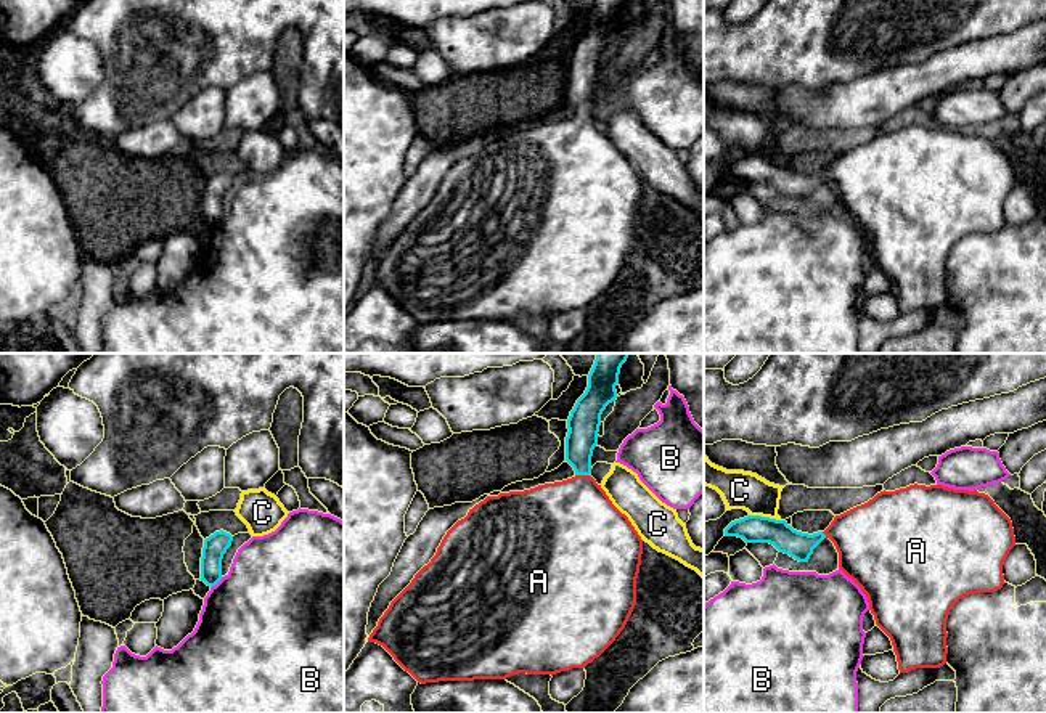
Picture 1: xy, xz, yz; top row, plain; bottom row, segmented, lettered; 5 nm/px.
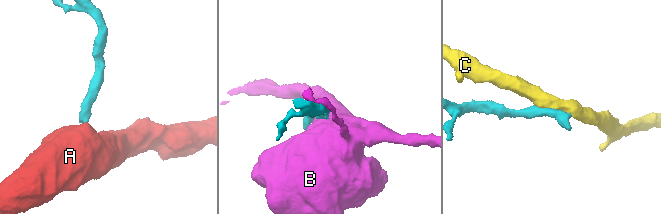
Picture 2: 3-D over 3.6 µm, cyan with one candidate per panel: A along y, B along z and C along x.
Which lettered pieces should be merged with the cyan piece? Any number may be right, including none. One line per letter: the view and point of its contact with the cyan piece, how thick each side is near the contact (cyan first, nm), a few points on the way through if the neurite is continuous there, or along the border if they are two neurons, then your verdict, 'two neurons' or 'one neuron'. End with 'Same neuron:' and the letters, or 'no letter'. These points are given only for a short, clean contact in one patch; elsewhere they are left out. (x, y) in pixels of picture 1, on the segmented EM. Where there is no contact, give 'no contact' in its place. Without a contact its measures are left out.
A: xz (582, 474) | 160/440 nm | across xz (584, 424), (582, 474), (572, 522) | one neuron
B: xy (216, 583) | 110/500 nm | two neurons
C: yz (765, 517) | 140/190 nm | along yz (751, 514), (780, 521) | two neurons
Same neuron: A

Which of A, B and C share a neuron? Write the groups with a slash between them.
A / B / C

